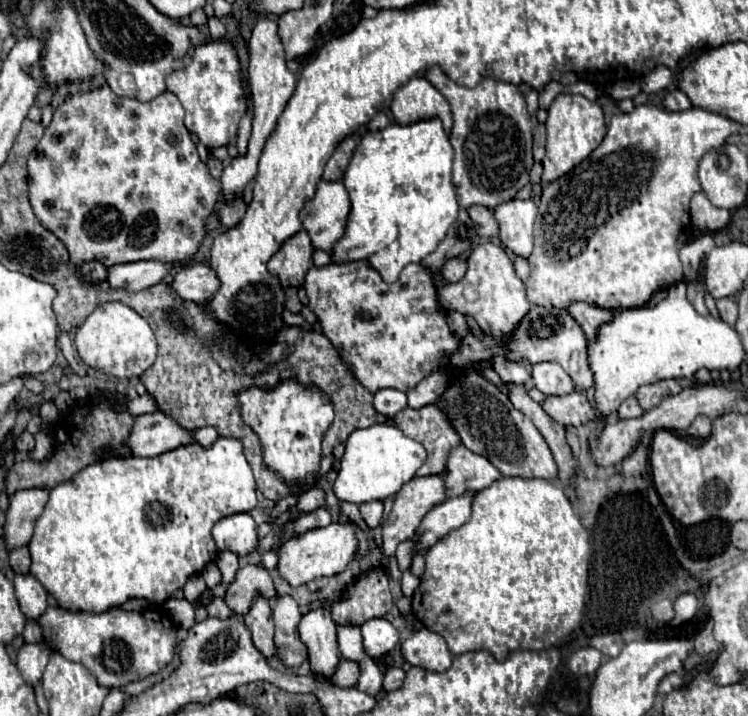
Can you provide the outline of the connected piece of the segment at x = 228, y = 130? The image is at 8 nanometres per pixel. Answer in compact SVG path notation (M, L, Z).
M230 39L202 43L194 49L186 69L178 69L166 77L166 89L178 97L186 117L184 125L208 149L224 147L238 135L238 123L246 113L246 93L240 77L240 59Z

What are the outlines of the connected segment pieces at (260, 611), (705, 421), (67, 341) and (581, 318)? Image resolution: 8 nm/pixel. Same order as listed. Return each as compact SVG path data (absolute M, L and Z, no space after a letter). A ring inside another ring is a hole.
M258 597L250 609L250 613L244 617L246 627L252 631L252 643L254 647L266 657L276 657L276 645L274 645L274 623L272 623L272 603L268 599Z
M698 415L692 425L686 429L686 435L692 435L692 437L700 437L700 439L706 439L708 433L712 429L712 421L706 417L706 415Z
M64 331L60 333L58 337L58 345L72 371L79 376L85 376L86 368L85 366L80 366L79 361L75 358L75 348L69 333Z
M576 303L576 305L568 307L568 313L582 325L588 341L596 341L600 327L614 319L612 311L600 309L600 307L588 305L588 303Z

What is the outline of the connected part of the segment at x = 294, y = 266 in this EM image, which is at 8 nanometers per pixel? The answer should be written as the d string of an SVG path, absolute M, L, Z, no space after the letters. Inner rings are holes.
M302 229L280 247L280 251L268 263L268 267L272 273L276 273L276 277L280 277L280 283L284 287L288 285L302 287L304 273L312 265L312 255L314 255L314 247L310 235L306 229Z

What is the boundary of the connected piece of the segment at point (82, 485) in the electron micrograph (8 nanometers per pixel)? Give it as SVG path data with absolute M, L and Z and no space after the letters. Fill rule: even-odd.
M220 437L210 447L202 447L200 443L182 445L180 449L172 449L172 451L156 455L156 457L128 457L128 459L112 457L112 459L104 459L104 461L98 461L94 465L84 467L74 479L60 483L60 485L50 489L50 499L44 507L44 513L36 519L34 535L28 543L28 549L32 555L30 575L34 575L44 585L44 589L58 601L58 605L64 605L64 609L84 609L90 613L102 613L104 609L110 609L112 605L126 603L128 599L146 599L148 603L164 603L178 589L184 587L184 583L188 581L190 575L202 573L202 569L218 557L218 547L216 547L216 541L212 537L212 527L220 519L224 519L232 513L244 513L244 511L250 511L254 507L256 507L256 483L252 477L252 469L244 457L242 445L236 439Z

